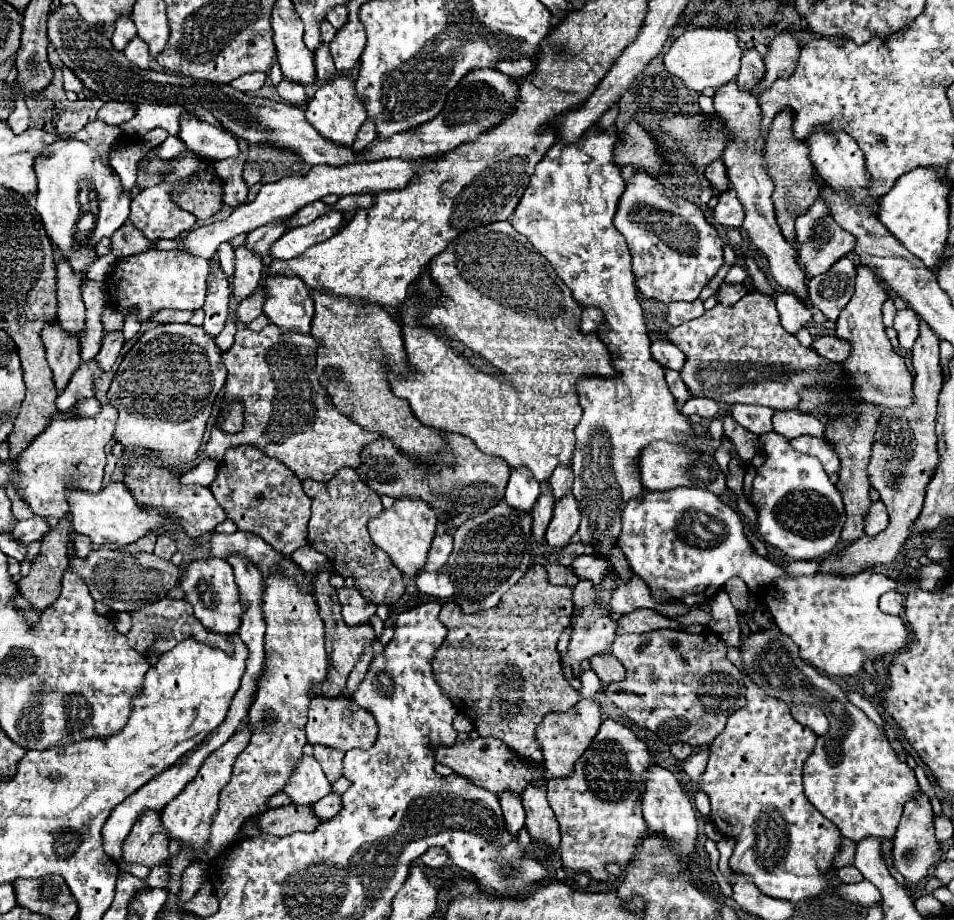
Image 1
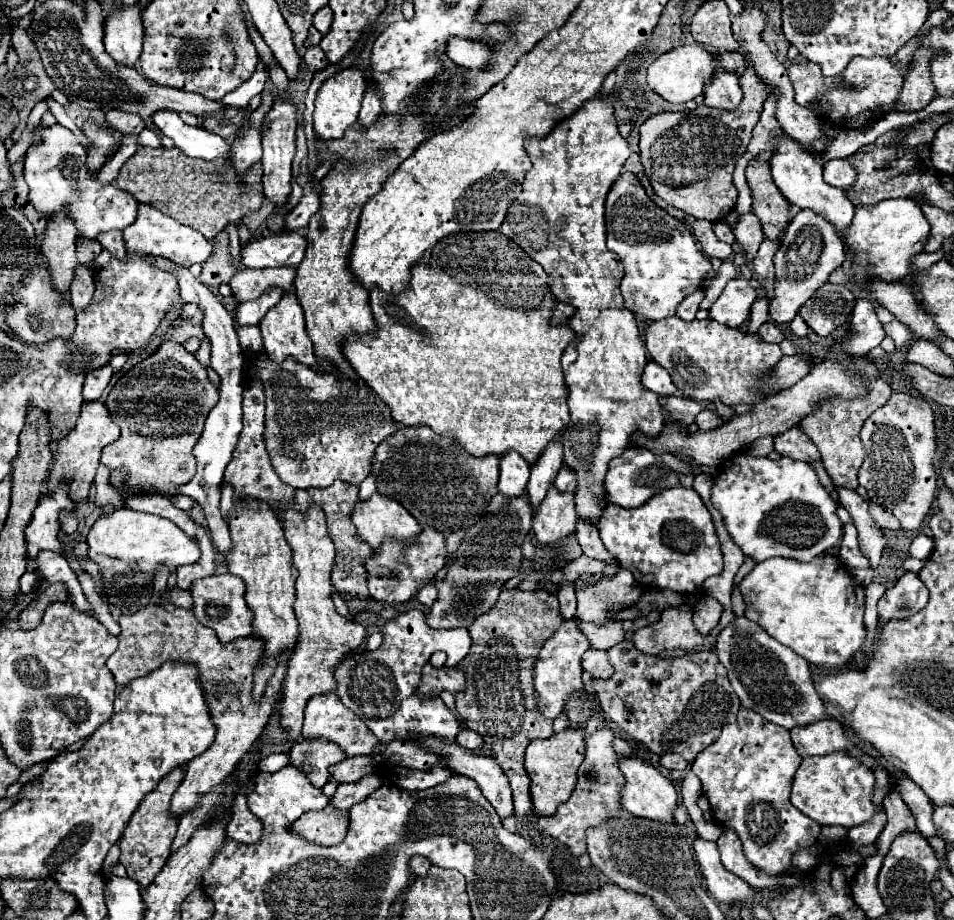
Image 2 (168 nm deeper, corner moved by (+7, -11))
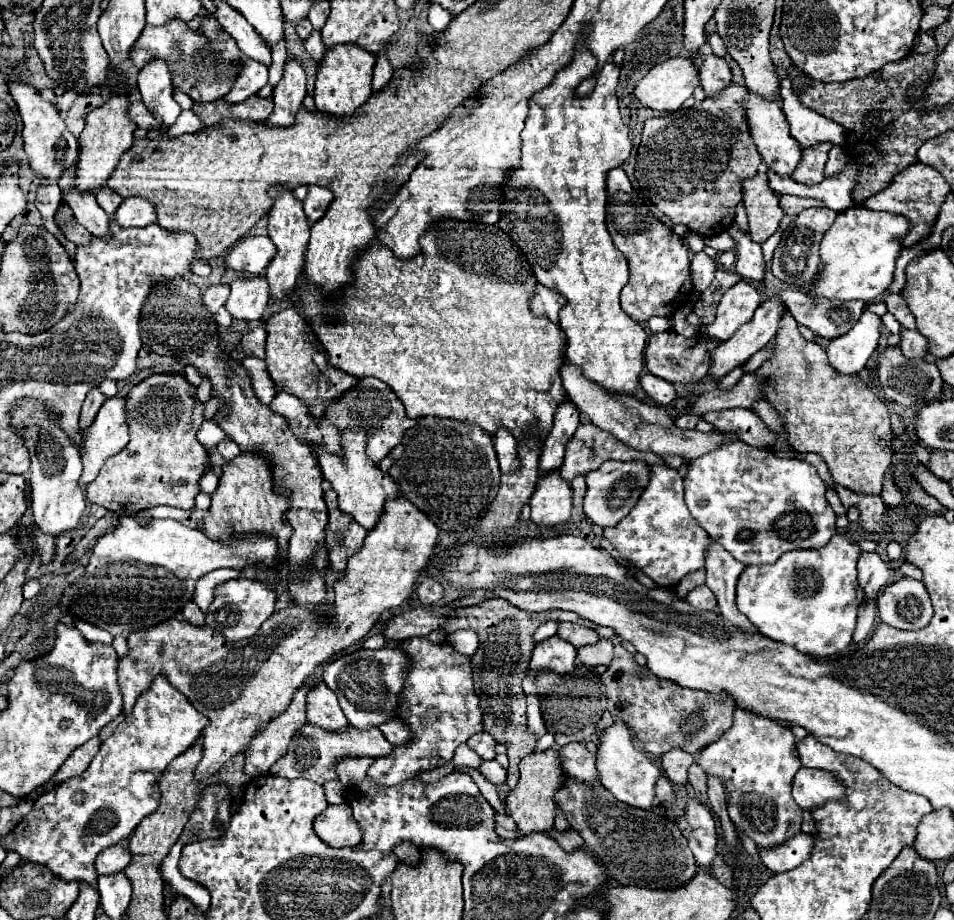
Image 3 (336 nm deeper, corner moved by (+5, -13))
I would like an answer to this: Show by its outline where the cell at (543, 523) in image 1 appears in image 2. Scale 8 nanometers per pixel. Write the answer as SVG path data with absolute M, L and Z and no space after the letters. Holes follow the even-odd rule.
M557 438L557 442L553 442L553 444L555 446L549 446L549 450L545 450L545 454L541 454L541 458L537 460L537 466L531 466L527 496L529 496L533 512L537 510L539 502L543 502L547 490L553 486L557 470L563 466L563 462L561 462L561 440Z

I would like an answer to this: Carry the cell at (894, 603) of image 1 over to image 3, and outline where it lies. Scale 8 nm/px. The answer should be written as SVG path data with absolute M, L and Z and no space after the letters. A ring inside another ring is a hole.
M901 578L887 586L877 598L879 618L899 630L921 630L933 616L933 606L925 584L913 578Z

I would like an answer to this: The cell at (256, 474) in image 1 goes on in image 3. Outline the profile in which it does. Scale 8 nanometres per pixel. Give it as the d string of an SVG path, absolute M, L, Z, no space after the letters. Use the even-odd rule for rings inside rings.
M251 356L251 358L243 360L243 366L249 370L249 376L251 376L251 382L253 382L253 388L255 388L255 394L259 396L259 400L263 404L271 404L277 390L271 384L271 378L269 378L267 368L265 368L265 360Z

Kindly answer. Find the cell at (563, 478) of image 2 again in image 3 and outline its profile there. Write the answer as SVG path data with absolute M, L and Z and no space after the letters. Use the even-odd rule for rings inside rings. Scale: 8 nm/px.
M583 424L577 428L577 432L573 434L573 438L567 442L567 452L565 452L565 460L563 460L563 466L559 468L561 476L565 482L571 482L577 474L587 474L595 468L599 468L605 460L621 460L621 462L627 462L627 460L641 460L641 462L647 462L647 464L659 464L665 465L666 463L655 456L653 452L639 452L639 450L631 450L627 448L623 442L619 442L615 436L611 436L609 432L601 430L601 428L595 428L593 424Z

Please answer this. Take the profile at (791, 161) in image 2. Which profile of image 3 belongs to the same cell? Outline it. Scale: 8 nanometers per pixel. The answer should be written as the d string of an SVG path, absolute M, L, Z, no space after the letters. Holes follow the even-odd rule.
M749 92L745 96L745 100L741 102L743 110L745 110L745 118L747 118L747 126L749 126L749 134L757 146L757 152L761 154L763 162L773 168L777 174L789 176L799 160L801 160L801 148L797 144L797 140L793 140L793 136L789 134L789 124L785 120L785 114L781 110L781 102L777 100L767 100L755 92Z

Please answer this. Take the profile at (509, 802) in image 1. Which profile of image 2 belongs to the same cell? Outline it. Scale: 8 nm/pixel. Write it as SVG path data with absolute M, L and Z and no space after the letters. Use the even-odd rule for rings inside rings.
M423 738L421 744L429 750L437 750L437 754L445 754L445 758L449 758L449 766L457 774L473 778L479 784L483 796L497 810L501 820L513 816L513 798L511 798L509 782L501 766L497 766L493 758L477 756L471 750L457 746L455 742L453 744L437 742L437 738Z

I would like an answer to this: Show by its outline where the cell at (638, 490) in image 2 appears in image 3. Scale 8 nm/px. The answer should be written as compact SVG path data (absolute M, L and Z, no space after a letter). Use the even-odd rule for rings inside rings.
M603 462L599 470L593 470L585 476L587 492L583 498L583 512L593 524L607 528L617 526L637 504L643 488L649 480L649 466L645 462Z

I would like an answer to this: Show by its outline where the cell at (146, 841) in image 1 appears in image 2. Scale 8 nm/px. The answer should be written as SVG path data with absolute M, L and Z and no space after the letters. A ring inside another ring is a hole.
M179 768L171 770L157 784L157 790L153 790L145 796L145 802L141 802L141 806L135 810L133 818L129 820L127 828L123 830L123 834L119 838L119 846L121 846L119 862L127 868L127 876L133 878L141 888L147 888L153 882L153 878L161 872L161 868L165 866L165 862L169 858L169 848L171 848L171 842L177 832L177 820L169 816L169 802L171 802L173 792L181 784L181 780L183 780L183 770L179 770Z

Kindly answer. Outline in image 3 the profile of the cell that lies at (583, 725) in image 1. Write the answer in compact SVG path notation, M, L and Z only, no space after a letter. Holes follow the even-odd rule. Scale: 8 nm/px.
M545 750L545 752L533 752L525 756L519 762L519 784L509 792L505 800L505 810L507 814L515 820L517 832L521 836L533 834L533 832L549 832L555 820L555 802L553 794L563 786L563 766L559 764L559 756L555 750Z

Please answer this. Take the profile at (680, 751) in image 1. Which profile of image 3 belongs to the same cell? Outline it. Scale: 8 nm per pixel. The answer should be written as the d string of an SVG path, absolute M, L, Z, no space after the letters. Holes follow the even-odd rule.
M673 748L667 754L661 756L661 764L665 774L669 776L669 780L673 784L685 784L687 782L687 768L695 762L693 754L681 750L681 748Z

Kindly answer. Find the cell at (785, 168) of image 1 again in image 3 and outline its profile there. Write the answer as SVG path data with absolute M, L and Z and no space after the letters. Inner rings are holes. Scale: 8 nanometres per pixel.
M761 172L743 180L743 206L749 218L749 236L753 242L765 242L785 216L779 206L779 196L769 188L767 174Z

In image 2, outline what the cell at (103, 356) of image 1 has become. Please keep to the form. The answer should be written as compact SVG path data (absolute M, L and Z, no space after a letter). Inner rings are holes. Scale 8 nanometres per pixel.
M105 364L101 368L95 368L87 374L85 378L85 384L83 384L83 398L85 400L99 400L103 390L107 388L109 380L113 376L113 368L111 364Z

